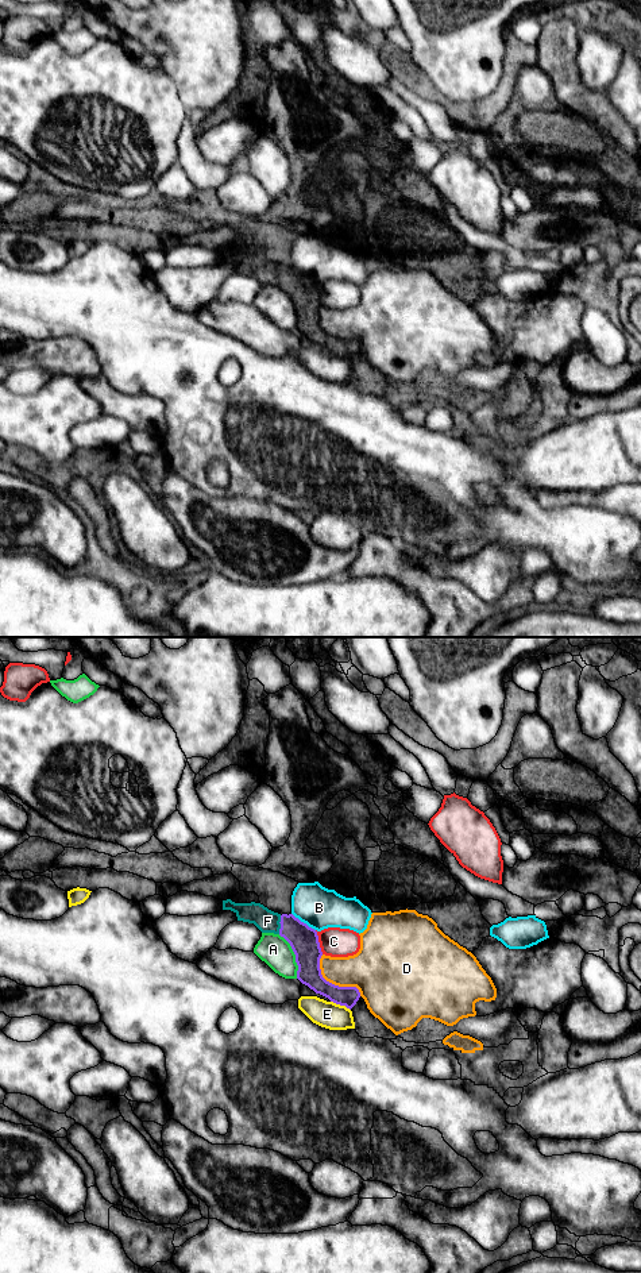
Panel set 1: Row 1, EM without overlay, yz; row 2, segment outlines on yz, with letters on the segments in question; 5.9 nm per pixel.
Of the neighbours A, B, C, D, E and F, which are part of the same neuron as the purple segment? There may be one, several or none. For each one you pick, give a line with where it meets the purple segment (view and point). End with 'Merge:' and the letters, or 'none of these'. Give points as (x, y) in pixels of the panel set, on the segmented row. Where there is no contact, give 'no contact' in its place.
F: yz (281, 925)
Merge: F

